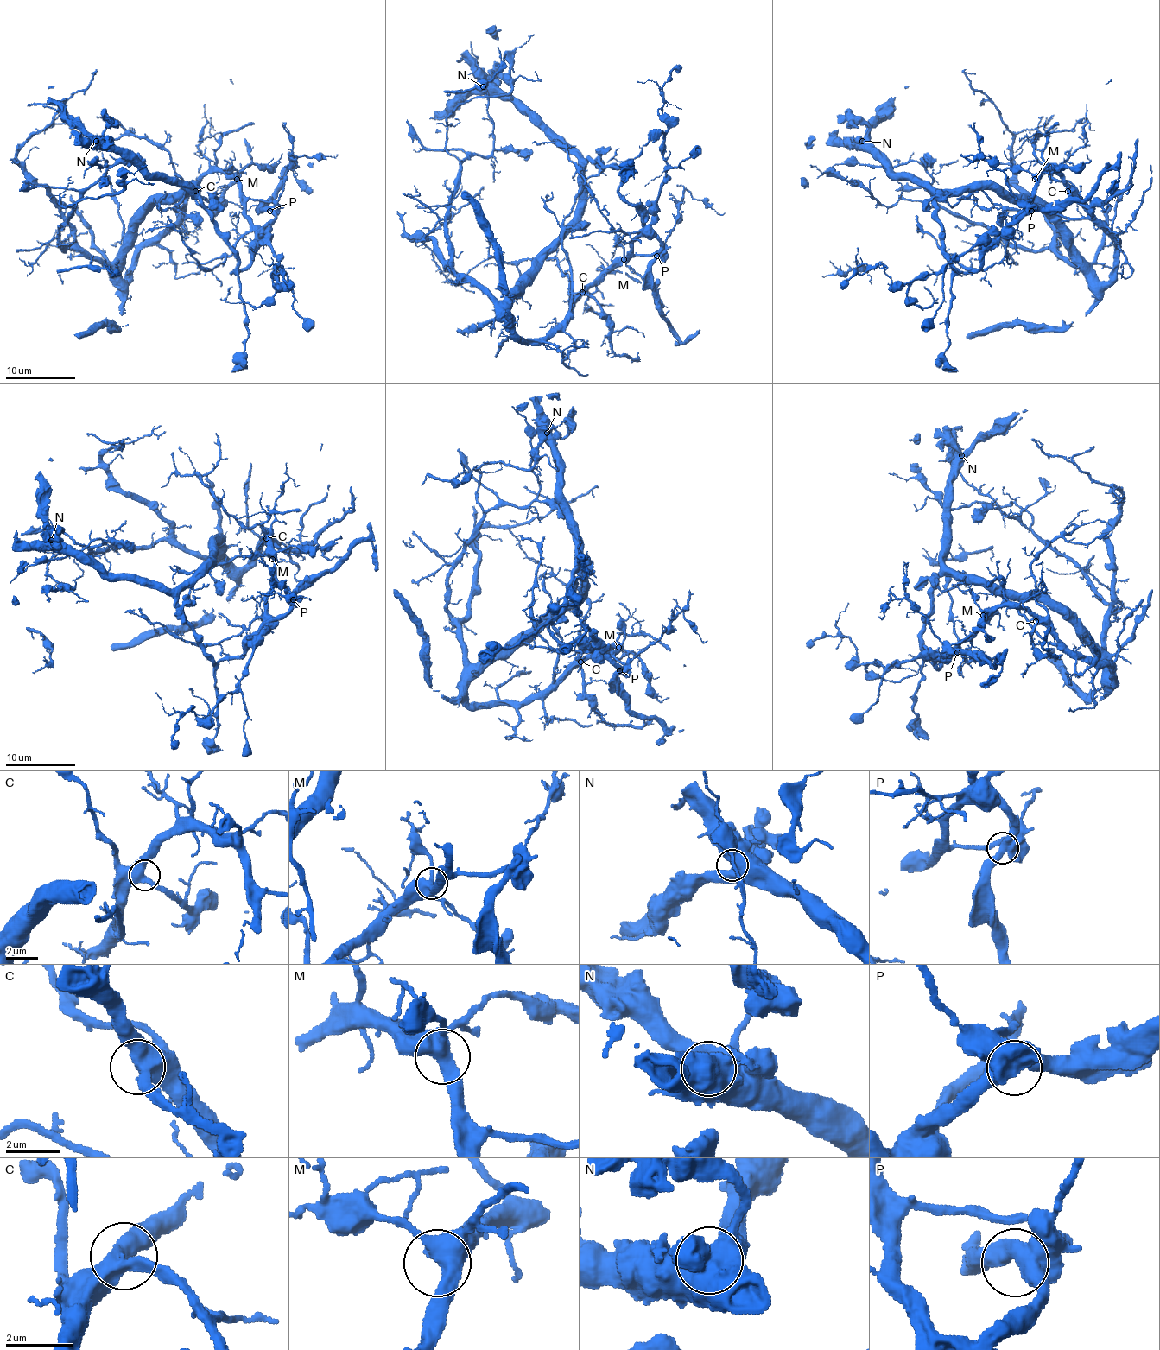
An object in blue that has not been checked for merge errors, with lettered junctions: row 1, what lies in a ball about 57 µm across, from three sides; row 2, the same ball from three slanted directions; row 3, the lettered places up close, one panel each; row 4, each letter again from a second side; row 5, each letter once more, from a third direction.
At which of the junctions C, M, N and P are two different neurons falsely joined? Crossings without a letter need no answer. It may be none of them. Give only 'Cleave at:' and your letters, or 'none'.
Cleave at: none

